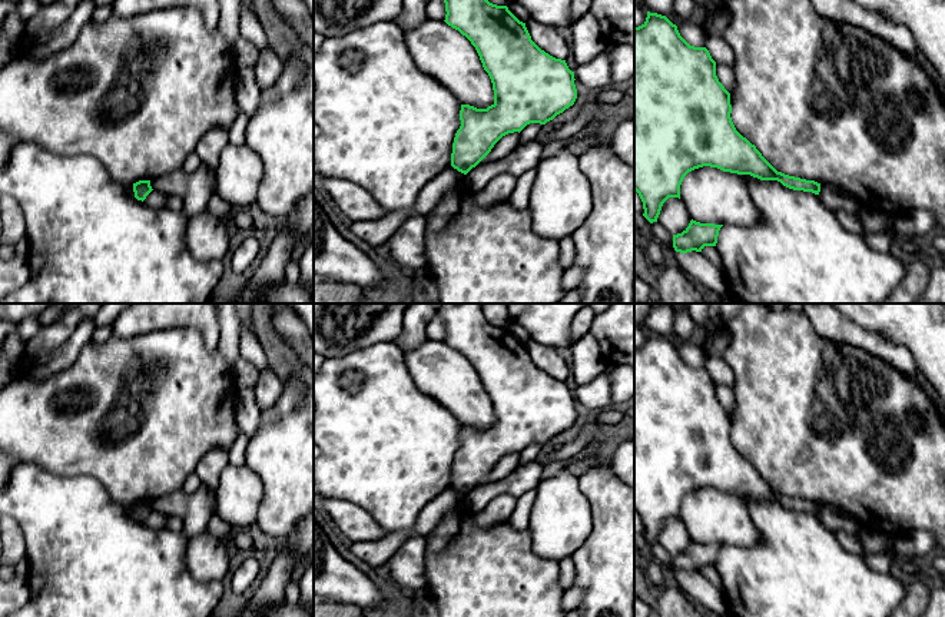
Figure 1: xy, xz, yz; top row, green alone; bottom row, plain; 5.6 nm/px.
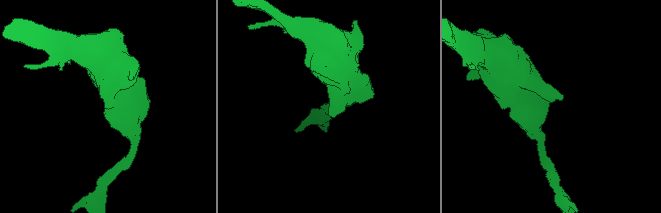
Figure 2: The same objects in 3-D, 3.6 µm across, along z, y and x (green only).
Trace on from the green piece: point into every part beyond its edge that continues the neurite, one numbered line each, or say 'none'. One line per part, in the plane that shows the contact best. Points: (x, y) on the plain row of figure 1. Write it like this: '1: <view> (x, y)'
none

